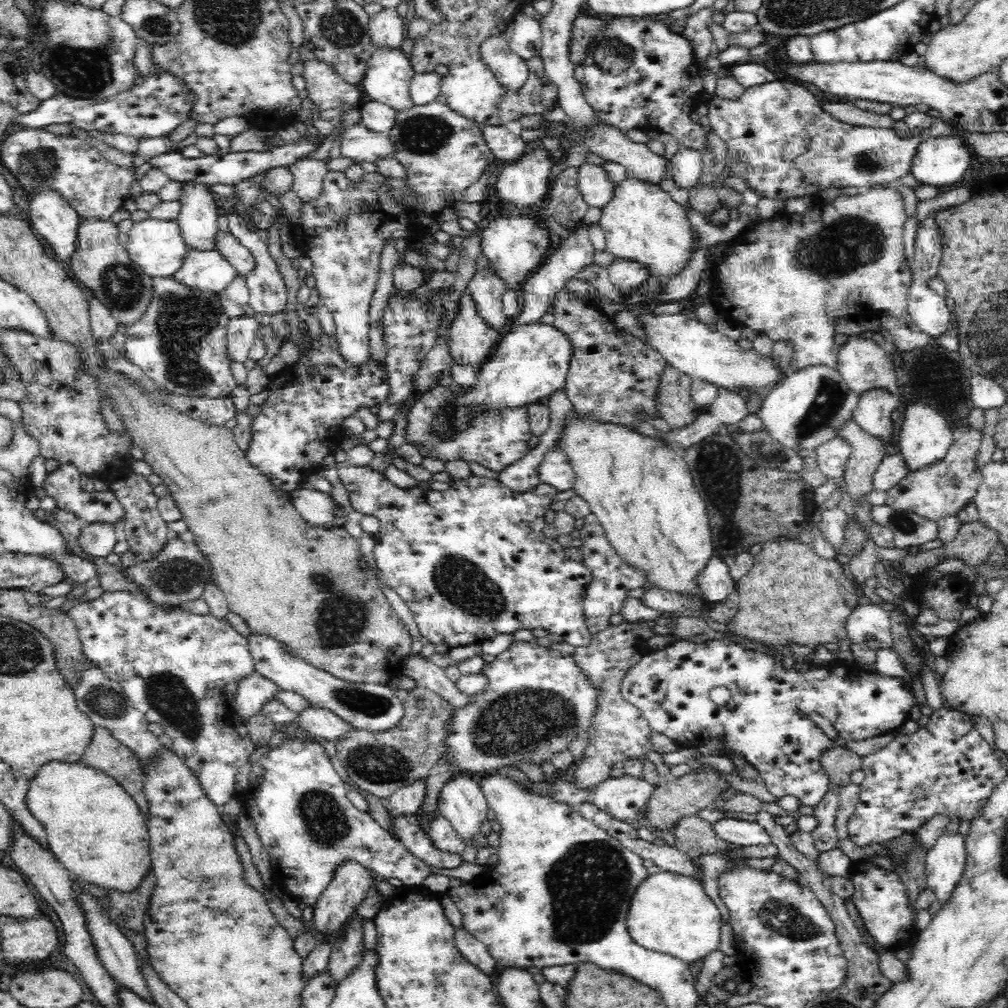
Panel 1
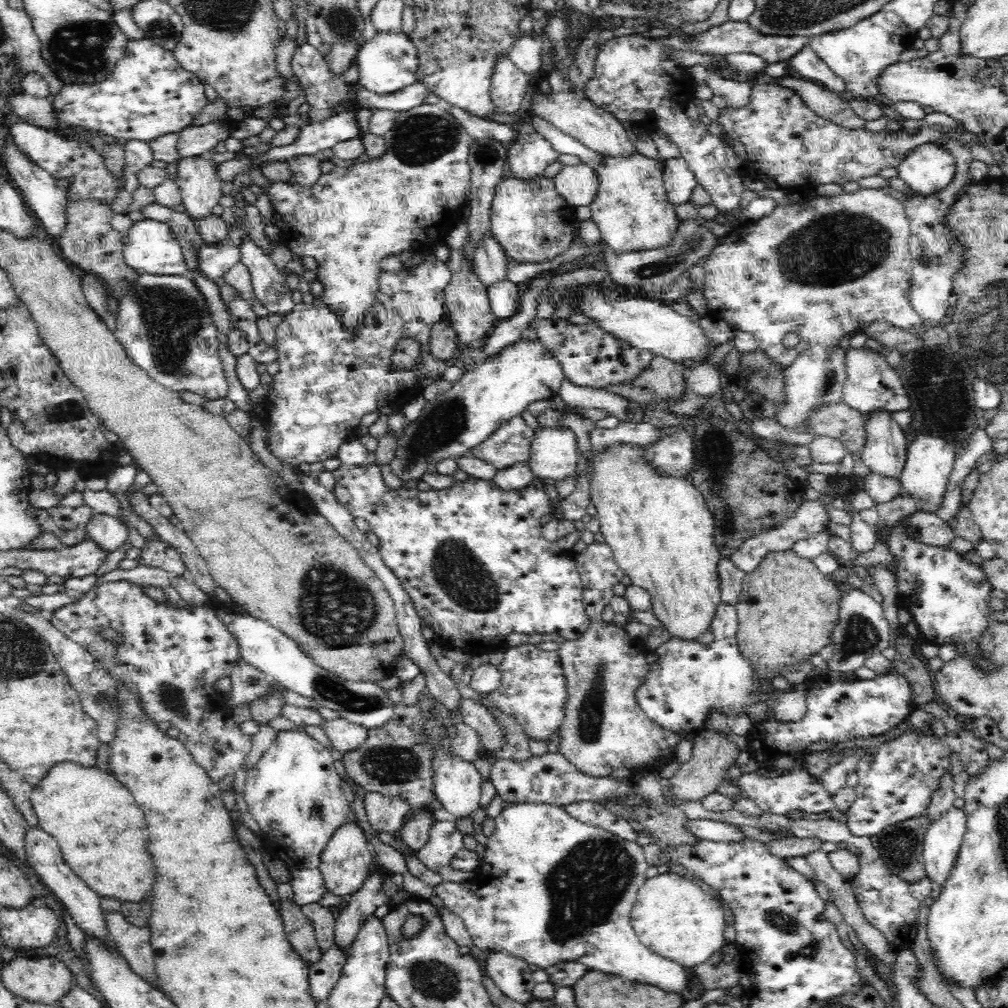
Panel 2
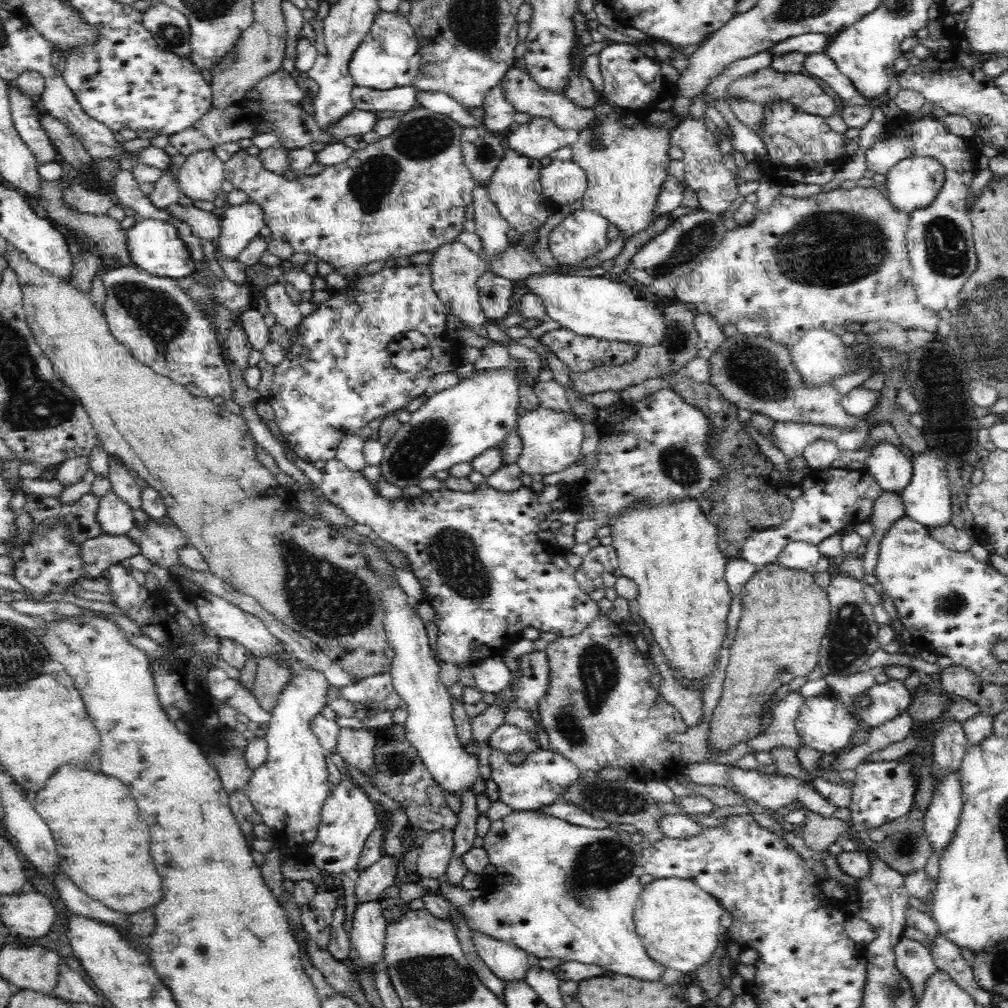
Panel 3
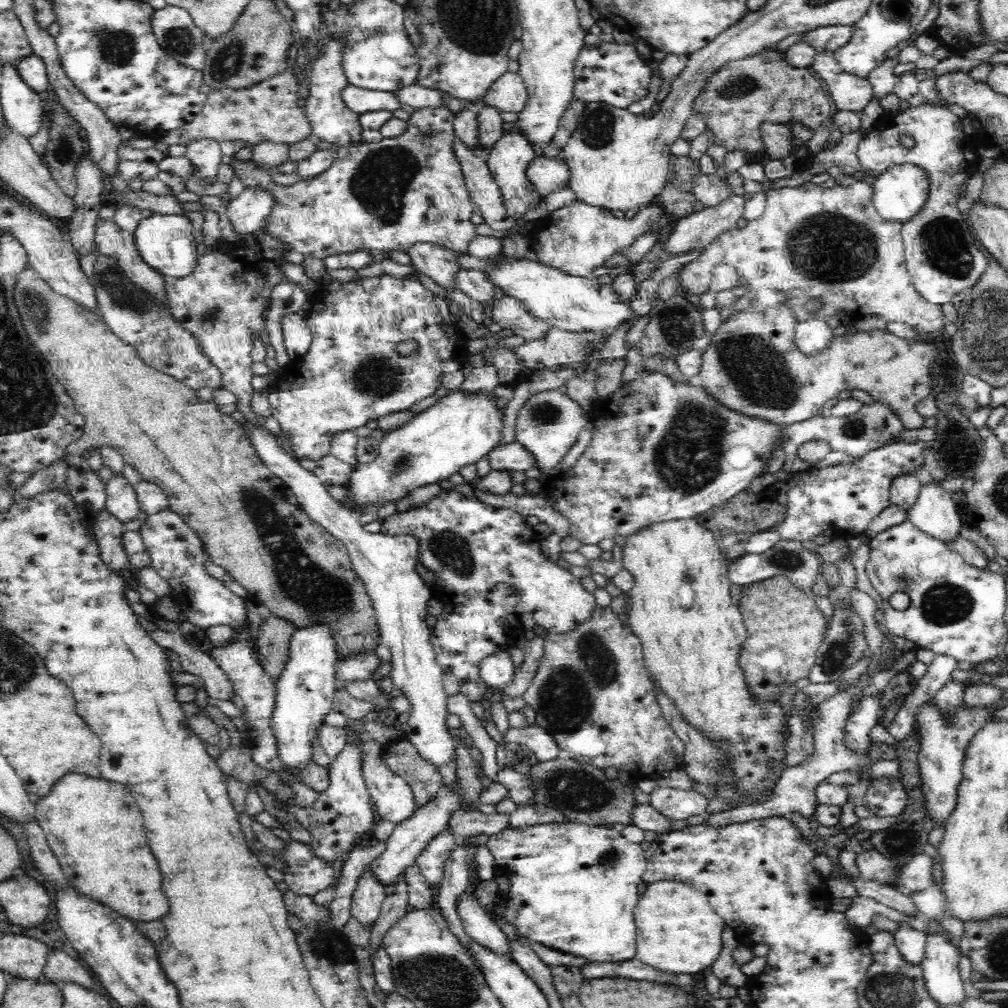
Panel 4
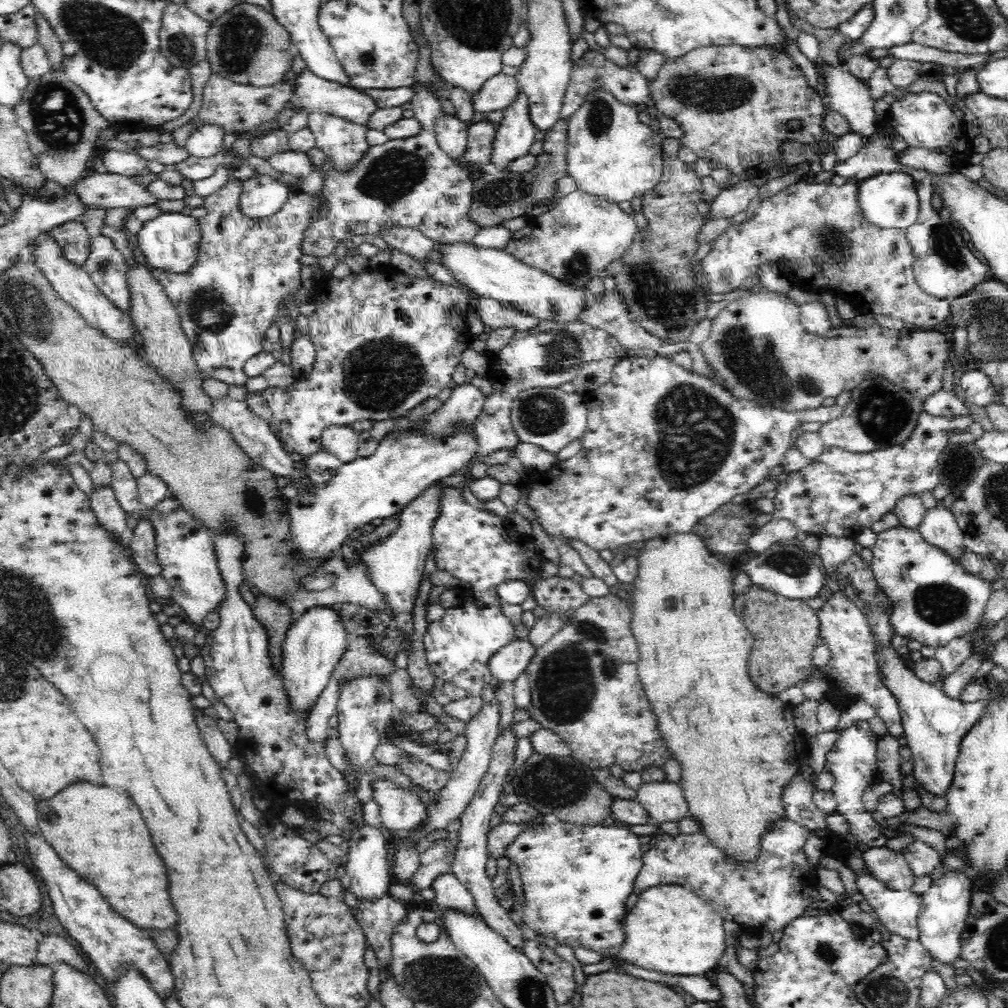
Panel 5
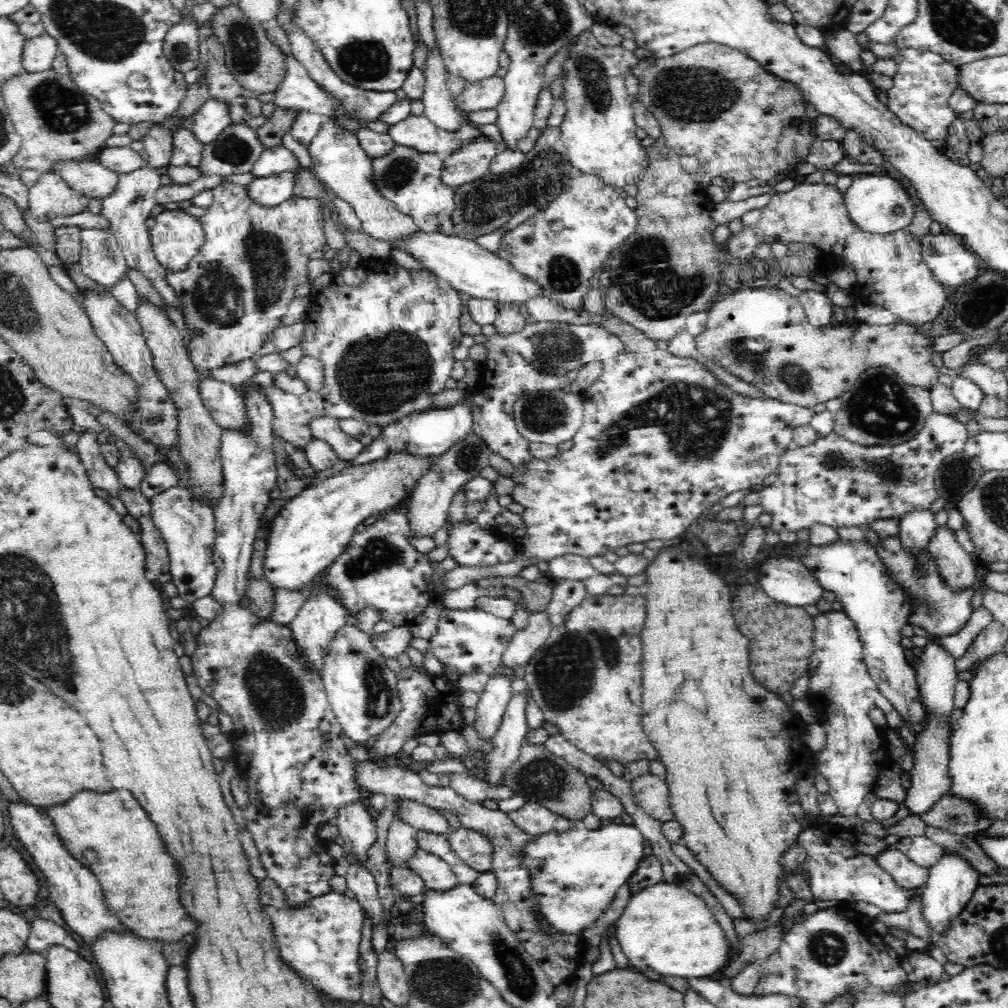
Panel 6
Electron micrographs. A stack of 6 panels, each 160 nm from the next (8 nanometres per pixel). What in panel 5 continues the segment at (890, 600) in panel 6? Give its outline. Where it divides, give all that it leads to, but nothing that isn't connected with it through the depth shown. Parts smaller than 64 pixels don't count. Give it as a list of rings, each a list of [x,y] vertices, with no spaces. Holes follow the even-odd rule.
[[[858,554],[849,555],[844,559],[844,566],[838,570],[838,574],[848,574],[848,580],[856,586],[856,590],[860,592],[864,604],[868,604],[868,612],[866,612],[865,622],[868,624],[869,632],[874,632],[872,636],[875,644],[873,652],[875,652],[876,670],[882,671],[882,681],[884,688],[896,697],[896,702],[900,707],[901,719],[903,720],[903,737],[907,740],[907,746],[911,749],[914,759],[913,775],[915,776],[916,784],[923,786],[928,792],[934,796],[945,797],[948,792],[948,786],[953,780],[953,770],[956,766],[957,755],[960,754],[961,740],[964,739],[965,732],[977,722],[977,718],[985,708],[984,697],[972,702],[962,702],[960,699],[950,698],[943,689],[930,685],[920,680],[914,671],[908,668],[898,654],[896,648],[891,644],[891,638],[895,631],[892,627],[891,620],[888,620],[888,608],[884,604],[876,602],[876,594],[880,592],[877,582],[874,582],[874,571],[870,572],[870,566],[864,564],[864,560]]]

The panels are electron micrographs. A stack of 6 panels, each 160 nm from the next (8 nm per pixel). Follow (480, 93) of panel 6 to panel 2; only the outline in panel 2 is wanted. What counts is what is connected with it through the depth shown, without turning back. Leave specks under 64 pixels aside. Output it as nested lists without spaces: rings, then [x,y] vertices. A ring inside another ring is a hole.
[[[562,91],[551,95],[549,93],[536,92],[532,97],[532,109],[534,113],[547,121],[549,125],[558,131],[576,138],[578,142],[585,144],[588,148],[608,155],[627,155],[630,151],[636,151],[634,141],[629,140],[621,122],[619,122],[610,112],[592,104],[583,97],[583,92]]]

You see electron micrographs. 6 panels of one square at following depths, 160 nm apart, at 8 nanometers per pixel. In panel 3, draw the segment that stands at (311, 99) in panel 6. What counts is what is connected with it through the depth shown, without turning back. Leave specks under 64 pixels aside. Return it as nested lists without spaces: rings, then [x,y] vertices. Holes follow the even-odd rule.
[[[354,86],[351,97],[356,110],[365,112],[409,112],[416,99],[417,88],[401,86],[390,90],[374,90],[363,86]]]

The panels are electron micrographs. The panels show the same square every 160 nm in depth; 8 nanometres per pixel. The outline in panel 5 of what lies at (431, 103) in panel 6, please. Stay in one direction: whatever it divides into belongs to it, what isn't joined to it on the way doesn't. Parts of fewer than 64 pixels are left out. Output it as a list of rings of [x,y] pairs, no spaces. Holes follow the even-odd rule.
[[[442,112],[434,123],[436,138],[440,148],[455,161],[464,156],[467,146],[469,126],[461,122],[455,115]]]

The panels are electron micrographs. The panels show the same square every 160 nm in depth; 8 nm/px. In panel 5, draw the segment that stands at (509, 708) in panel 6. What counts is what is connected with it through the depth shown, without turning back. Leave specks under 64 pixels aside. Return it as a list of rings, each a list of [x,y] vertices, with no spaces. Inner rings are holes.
[[[515,723],[508,724],[503,732],[497,737],[494,746],[492,746],[492,758],[486,774],[480,780],[480,786],[476,788],[472,800],[468,803],[464,812],[461,814],[461,825],[459,828],[459,835],[457,838],[457,849],[455,850],[455,857],[451,864],[451,872],[455,877],[464,883],[464,886],[470,891],[474,897],[474,902],[478,913],[482,915],[487,921],[487,925],[494,927],[495,930],[512,944],[512,947],[520,948],[522,950],[522,931],[512,921],[508,912],[505,912],[504,907],[500,905],[500,901],[496,900],[494,888],[492,888],[492,881],[486,874],[486,865],[488,860],[488,849],[485,848],[485,836],[488,835],[490,829],[490,816],[494,810],[494,806],[499,800],[502,785],[508,785],[506,775],[514,762],[514,747],[518,742],[518,737],[512,735],[511,726]]]

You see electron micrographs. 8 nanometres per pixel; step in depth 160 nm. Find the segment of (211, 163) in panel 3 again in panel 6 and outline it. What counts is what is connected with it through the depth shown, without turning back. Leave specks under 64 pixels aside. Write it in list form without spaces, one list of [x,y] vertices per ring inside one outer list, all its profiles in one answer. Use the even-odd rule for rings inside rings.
[[[209,98],[196,112],[193,133],[205,146],[214,142],[228,126],[231,119],[227,104]]]

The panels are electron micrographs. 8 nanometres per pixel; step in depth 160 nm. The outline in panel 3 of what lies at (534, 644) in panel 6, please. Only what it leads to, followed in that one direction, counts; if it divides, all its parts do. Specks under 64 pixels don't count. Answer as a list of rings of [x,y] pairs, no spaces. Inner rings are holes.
[[[502,655],[483,658],[472,667],[478,690],[497,694],[511,683],[511,670],[505,665]]]

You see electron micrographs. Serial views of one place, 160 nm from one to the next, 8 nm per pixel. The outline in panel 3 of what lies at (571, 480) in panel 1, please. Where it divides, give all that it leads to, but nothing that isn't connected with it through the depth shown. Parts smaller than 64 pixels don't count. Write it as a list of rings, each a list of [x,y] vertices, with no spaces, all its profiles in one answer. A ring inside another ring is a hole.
[[[543,406],[527,410],[517,419],[516,432],[521,440],[521,456],[517,466],[529,475],[550,475],[565,471],[579,456],[584,440],[583,424],[574,415],[556,412]]]

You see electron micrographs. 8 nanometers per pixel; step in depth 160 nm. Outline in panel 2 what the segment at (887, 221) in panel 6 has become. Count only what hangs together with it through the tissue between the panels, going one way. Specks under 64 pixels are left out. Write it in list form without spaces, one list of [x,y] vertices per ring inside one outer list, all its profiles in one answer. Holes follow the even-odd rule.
[[[926,143],[917,146],[896,168],[898,177],[911,188],[910,195],[930,197],[952,182],[956,161],[950,151],[936,143]]]

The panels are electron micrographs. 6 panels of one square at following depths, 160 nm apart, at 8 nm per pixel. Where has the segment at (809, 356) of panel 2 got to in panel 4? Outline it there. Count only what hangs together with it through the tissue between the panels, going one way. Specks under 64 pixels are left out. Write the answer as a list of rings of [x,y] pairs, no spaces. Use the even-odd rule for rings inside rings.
[[[810,315],[808,322],[802,322],[795,327],[795,345],[804,354],[822,350],[832,342],[832,338],[832,329],[818,315]]]

